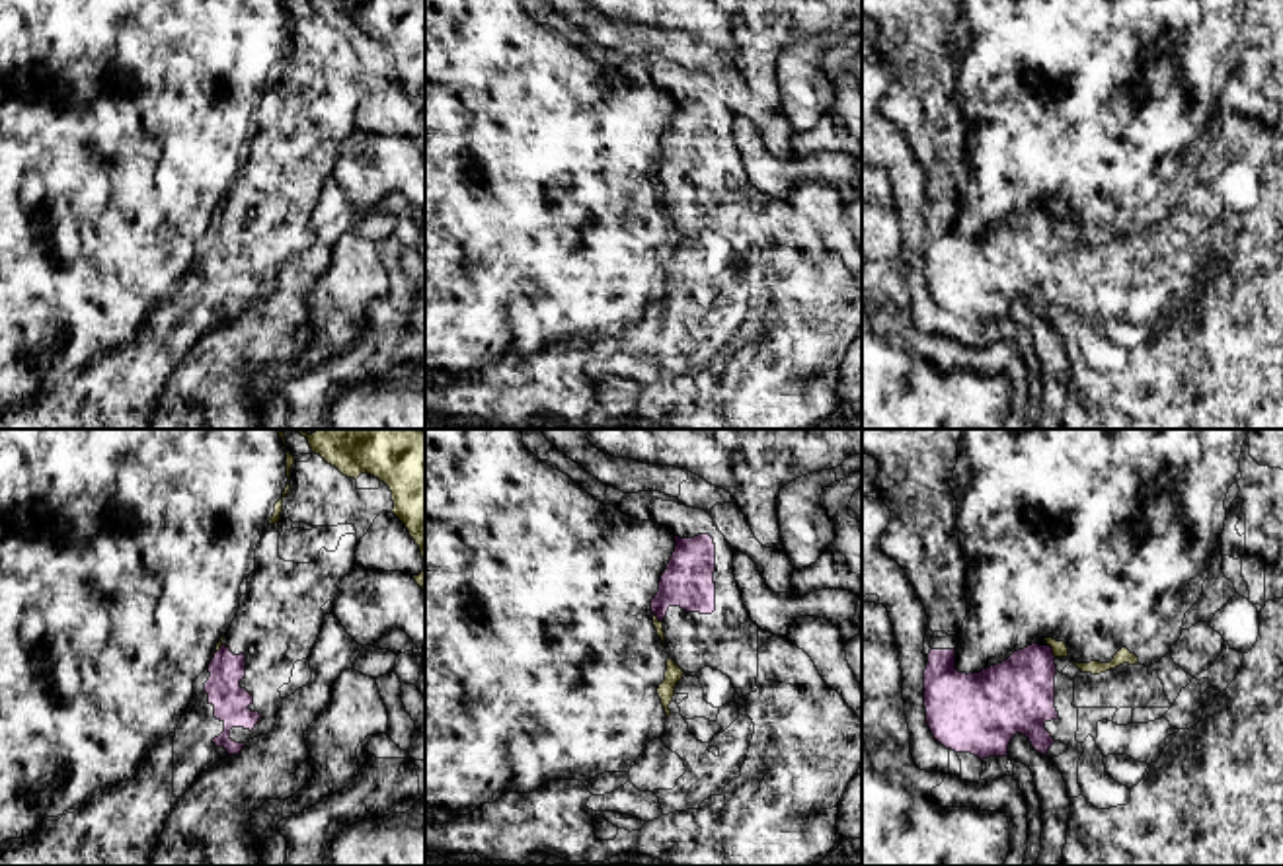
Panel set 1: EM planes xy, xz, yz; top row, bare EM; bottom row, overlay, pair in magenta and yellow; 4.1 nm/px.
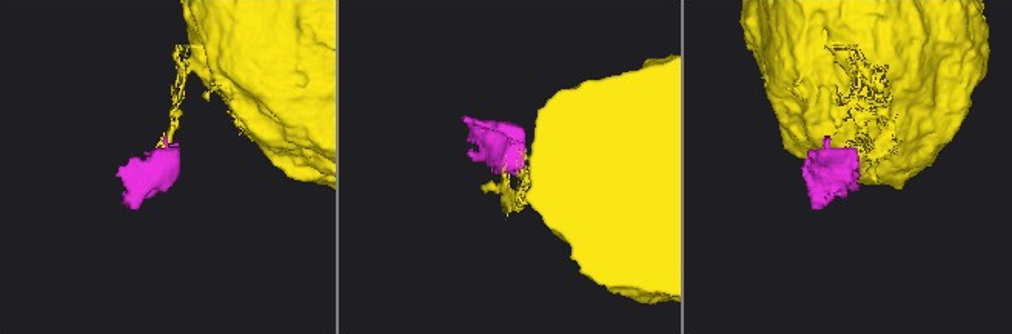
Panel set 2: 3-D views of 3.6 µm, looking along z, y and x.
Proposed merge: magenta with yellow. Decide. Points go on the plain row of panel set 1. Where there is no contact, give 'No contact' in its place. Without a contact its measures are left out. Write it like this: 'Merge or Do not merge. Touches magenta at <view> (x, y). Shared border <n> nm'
Do not merge. Touches magenta at yz (1051, 213). Shared border 70 nm

